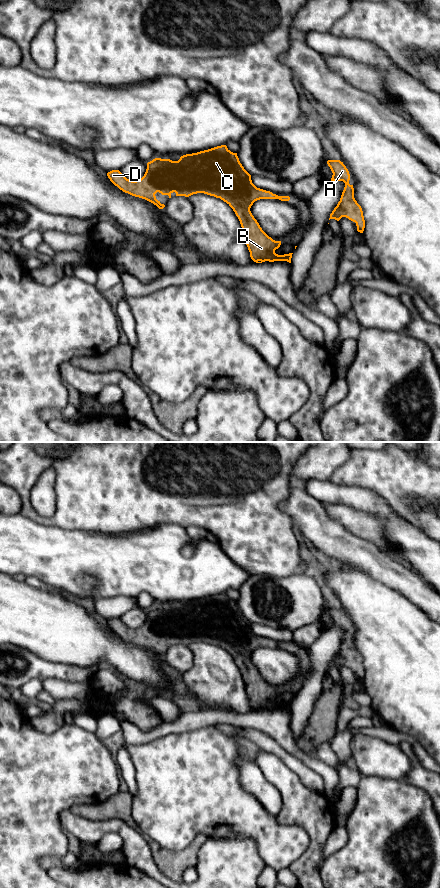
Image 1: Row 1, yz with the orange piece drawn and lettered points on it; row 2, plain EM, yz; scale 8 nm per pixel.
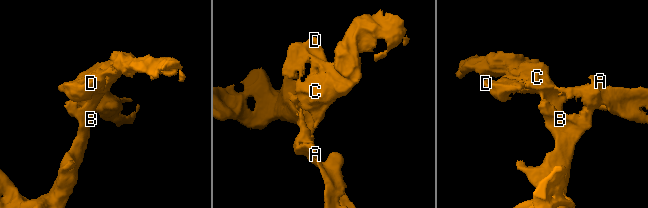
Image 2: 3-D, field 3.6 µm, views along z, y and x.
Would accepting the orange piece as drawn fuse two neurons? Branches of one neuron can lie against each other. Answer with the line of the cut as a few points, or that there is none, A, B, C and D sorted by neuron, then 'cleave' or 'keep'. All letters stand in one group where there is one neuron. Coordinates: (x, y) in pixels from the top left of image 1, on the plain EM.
cut none; groups A B C D; keep

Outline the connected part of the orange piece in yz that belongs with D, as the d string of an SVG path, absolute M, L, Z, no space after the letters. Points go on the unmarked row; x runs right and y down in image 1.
M226 593L186 602L178 609L155 606L147 611L144 624L136 629L127 627L119 618L112 618L107 624L123 640L145 647L159 657L165 653L156 647L157 640L168 643L169 646L173 640L176 644L189 645L204 641L220 646L238 665L254 710L291 711L293 701L276 702L275 698L280 695L281 689L269 685L250 659L257 648L289 649L290 645L257 636L252 631L251 623L240 611L237 601L231 600Z

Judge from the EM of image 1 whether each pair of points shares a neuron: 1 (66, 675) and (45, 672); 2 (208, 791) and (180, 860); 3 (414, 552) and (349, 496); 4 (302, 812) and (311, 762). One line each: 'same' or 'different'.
1: same
2: different
3: same
4: different

